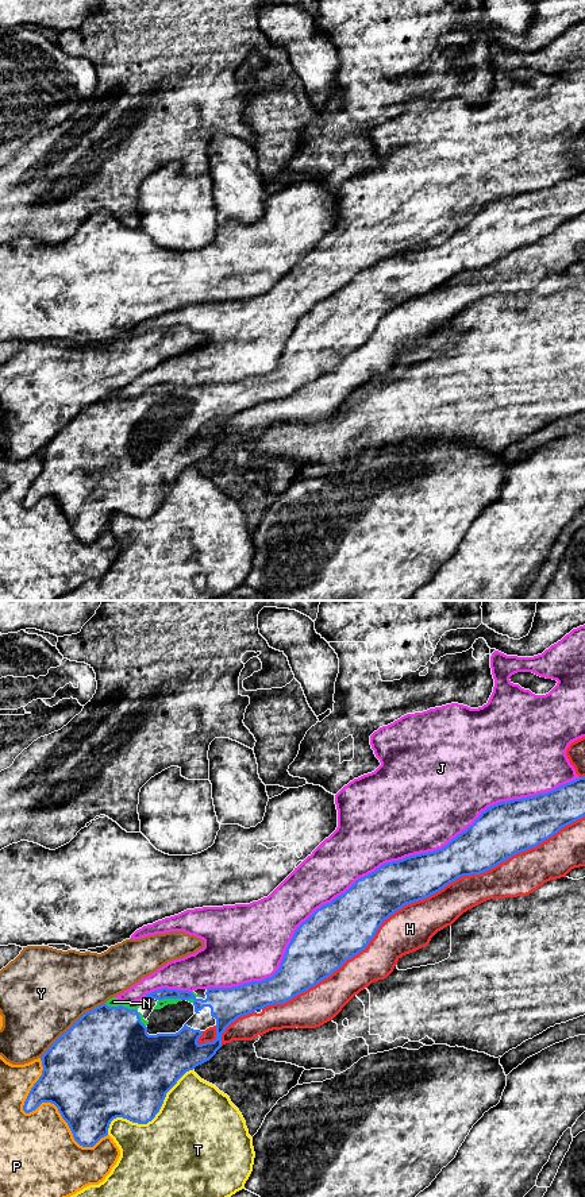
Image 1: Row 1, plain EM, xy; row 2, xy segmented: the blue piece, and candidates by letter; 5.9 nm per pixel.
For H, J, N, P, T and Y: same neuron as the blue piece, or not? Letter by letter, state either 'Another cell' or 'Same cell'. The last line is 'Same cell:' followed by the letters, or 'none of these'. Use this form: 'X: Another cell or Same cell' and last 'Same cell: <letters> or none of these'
H: Another cell
J: Another cell
N: Same cell
P: Another cell
T: Another cell
Y: Another cell
Same cell: N

